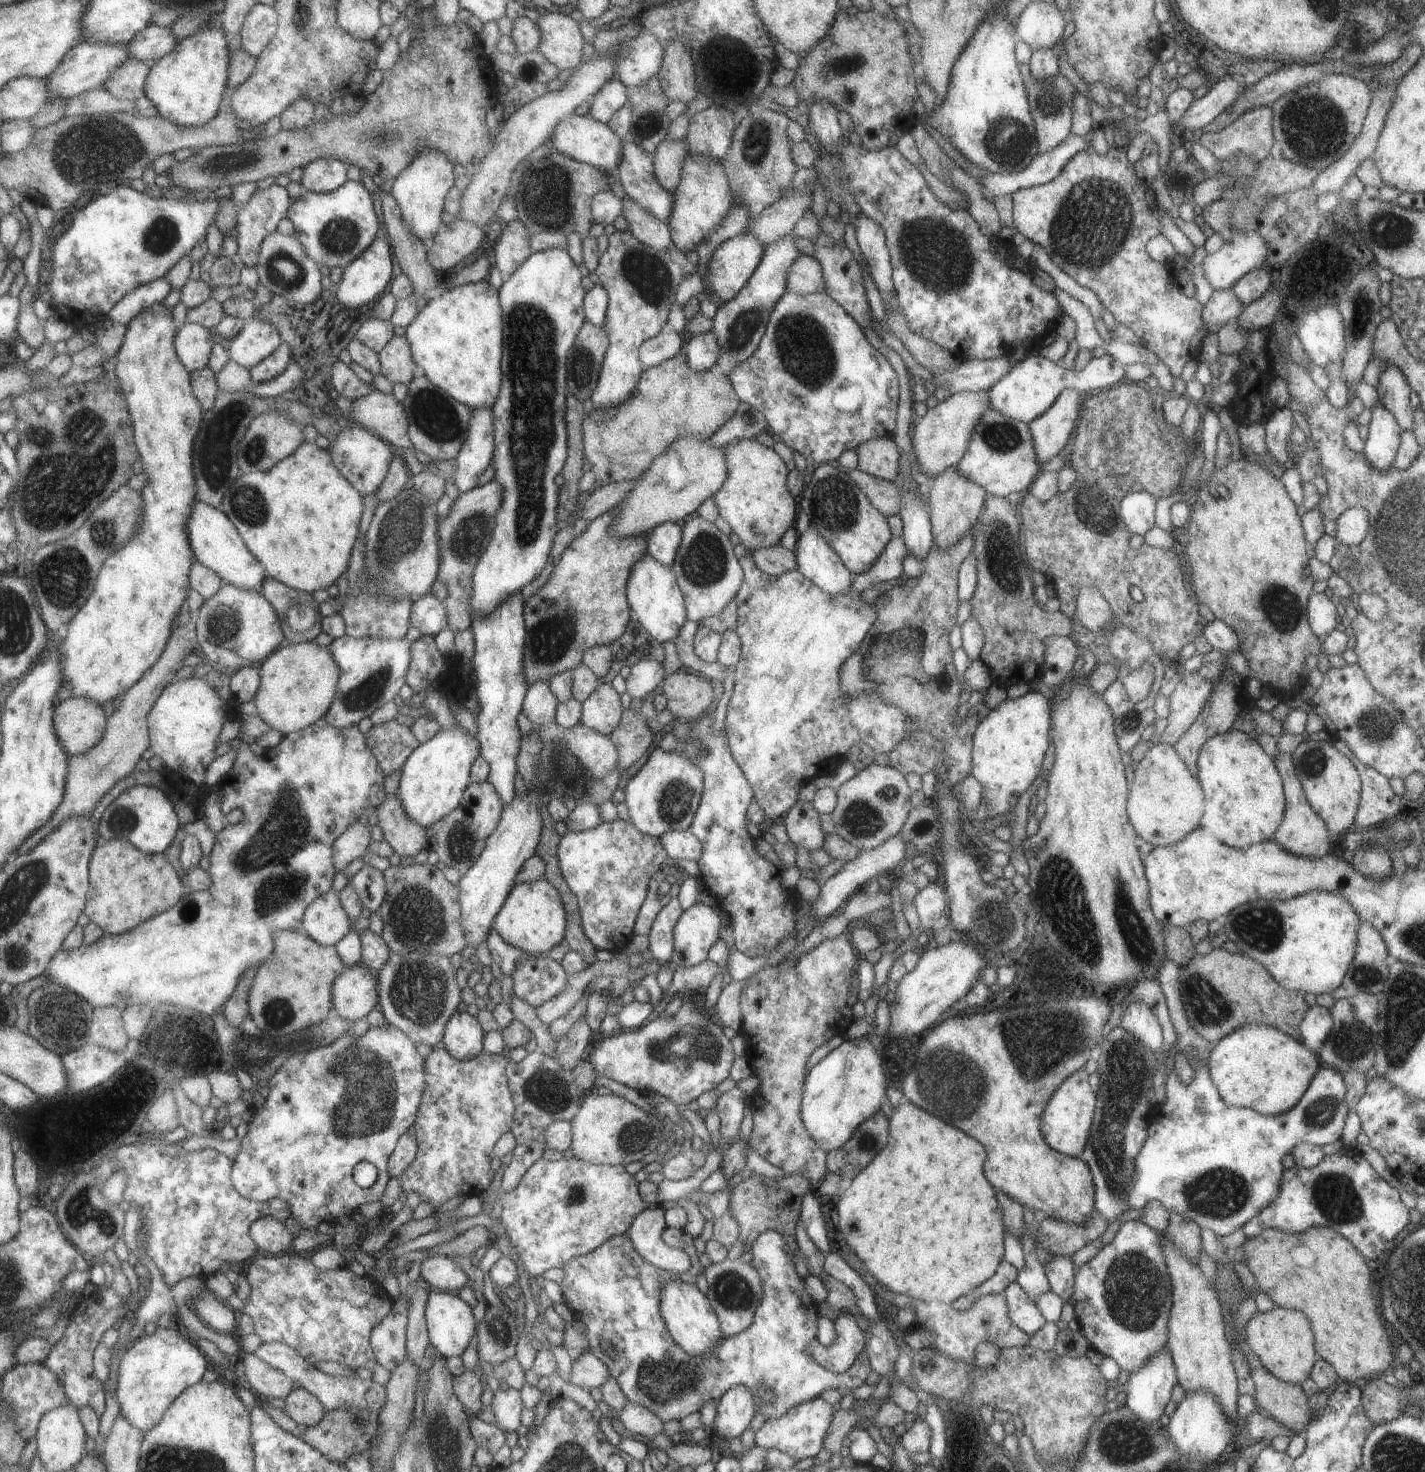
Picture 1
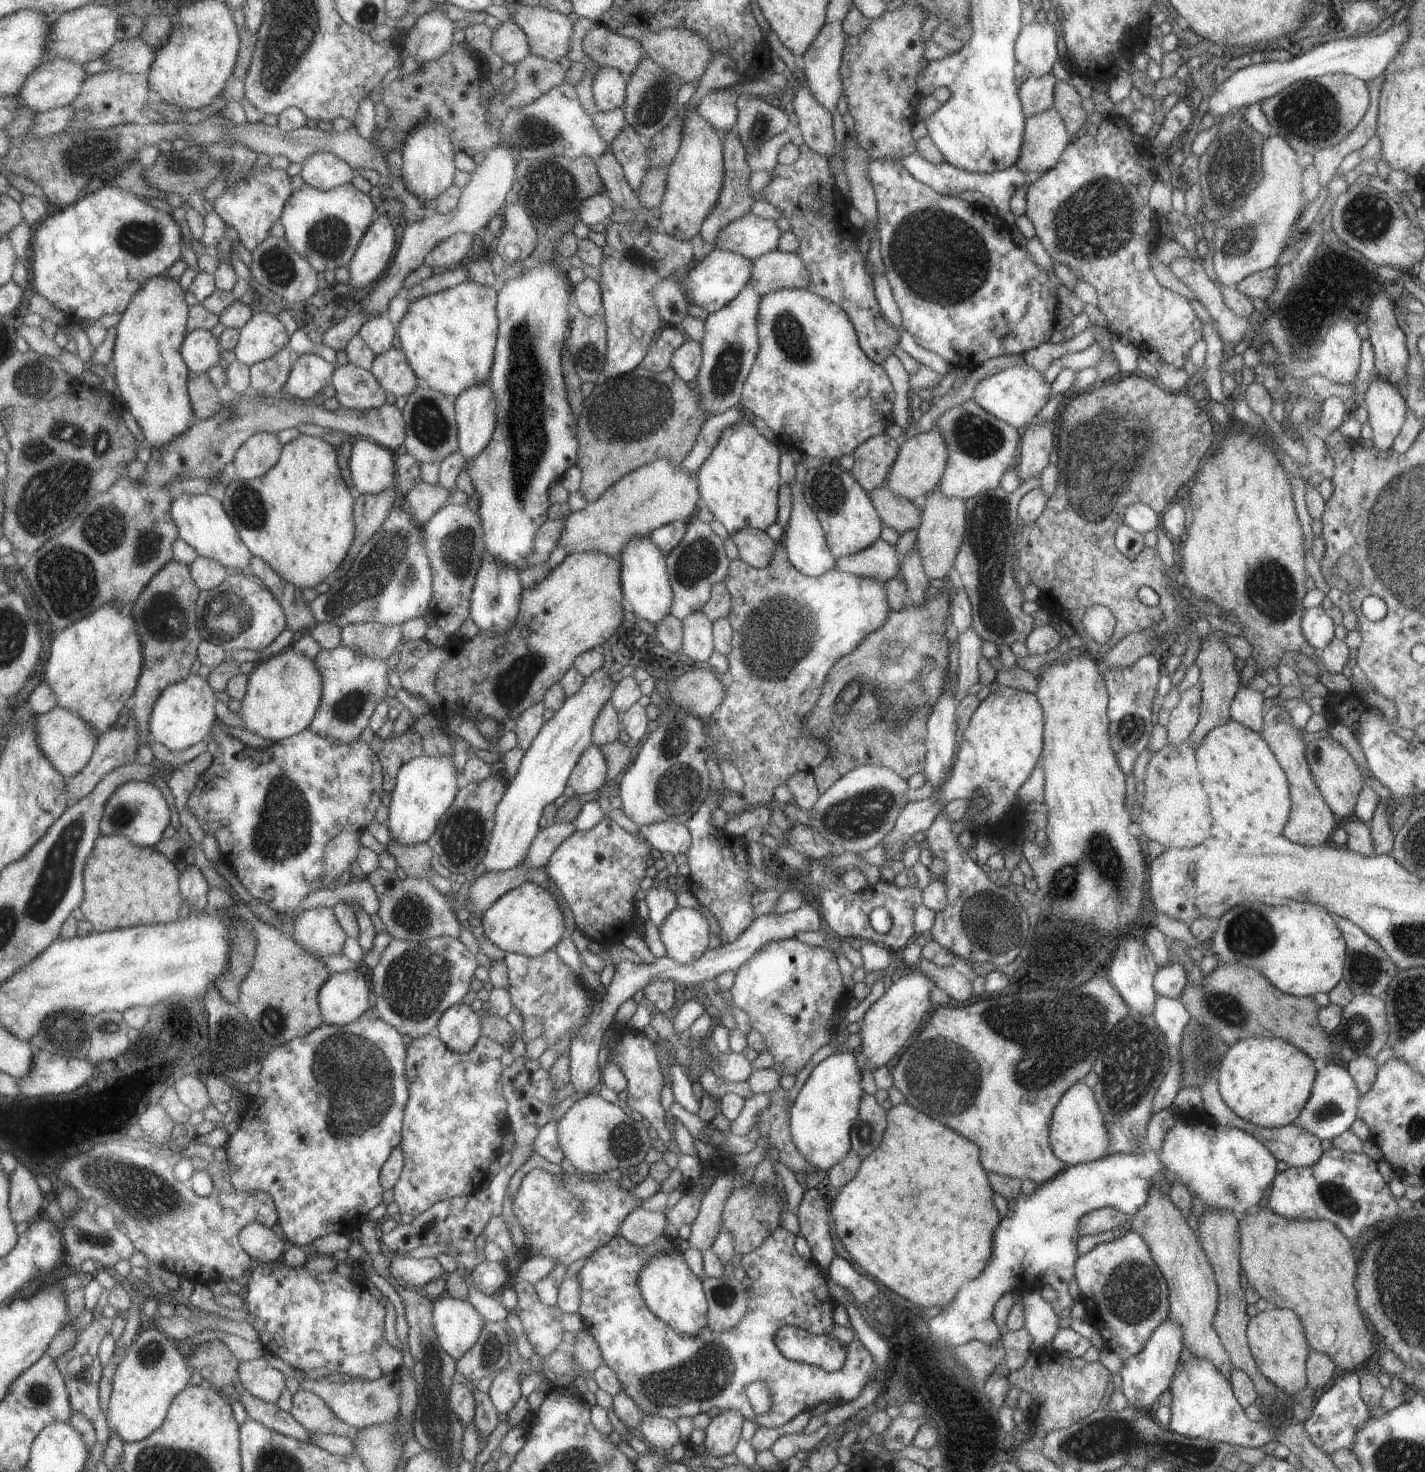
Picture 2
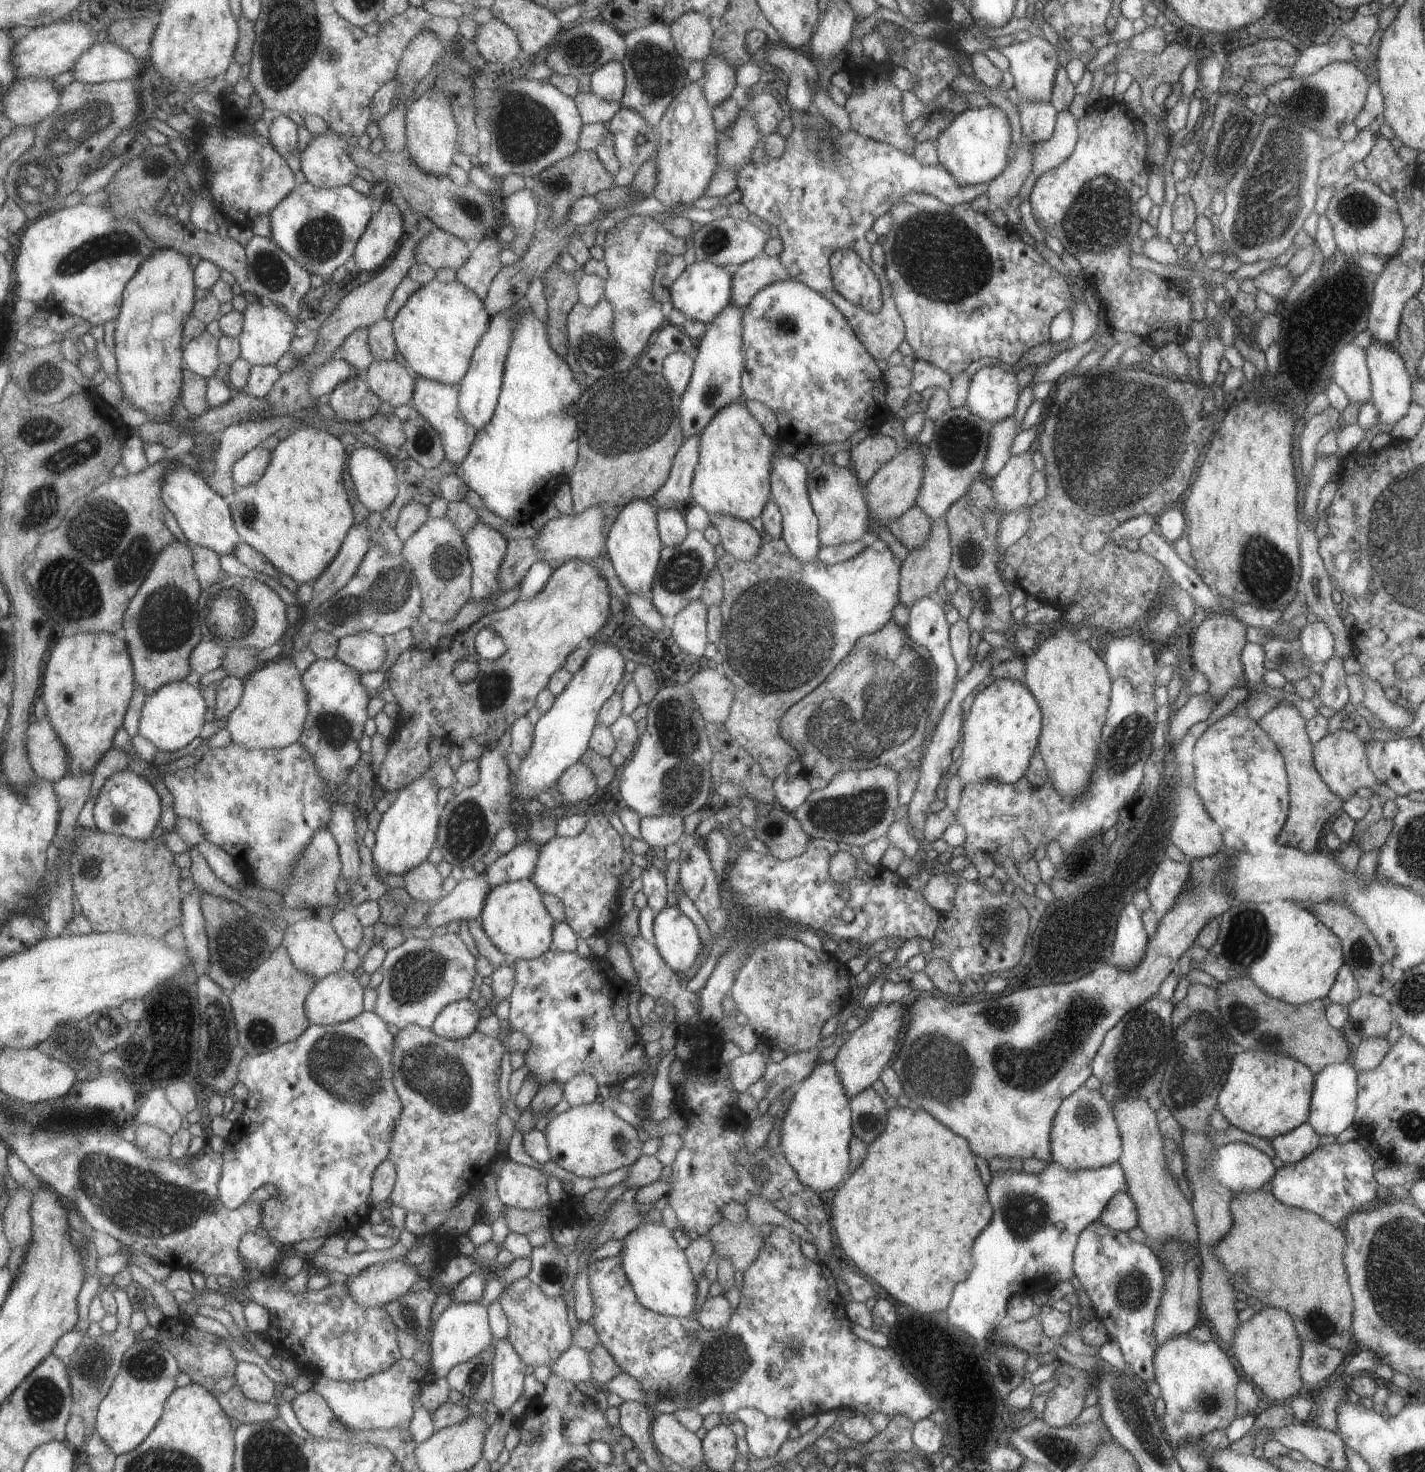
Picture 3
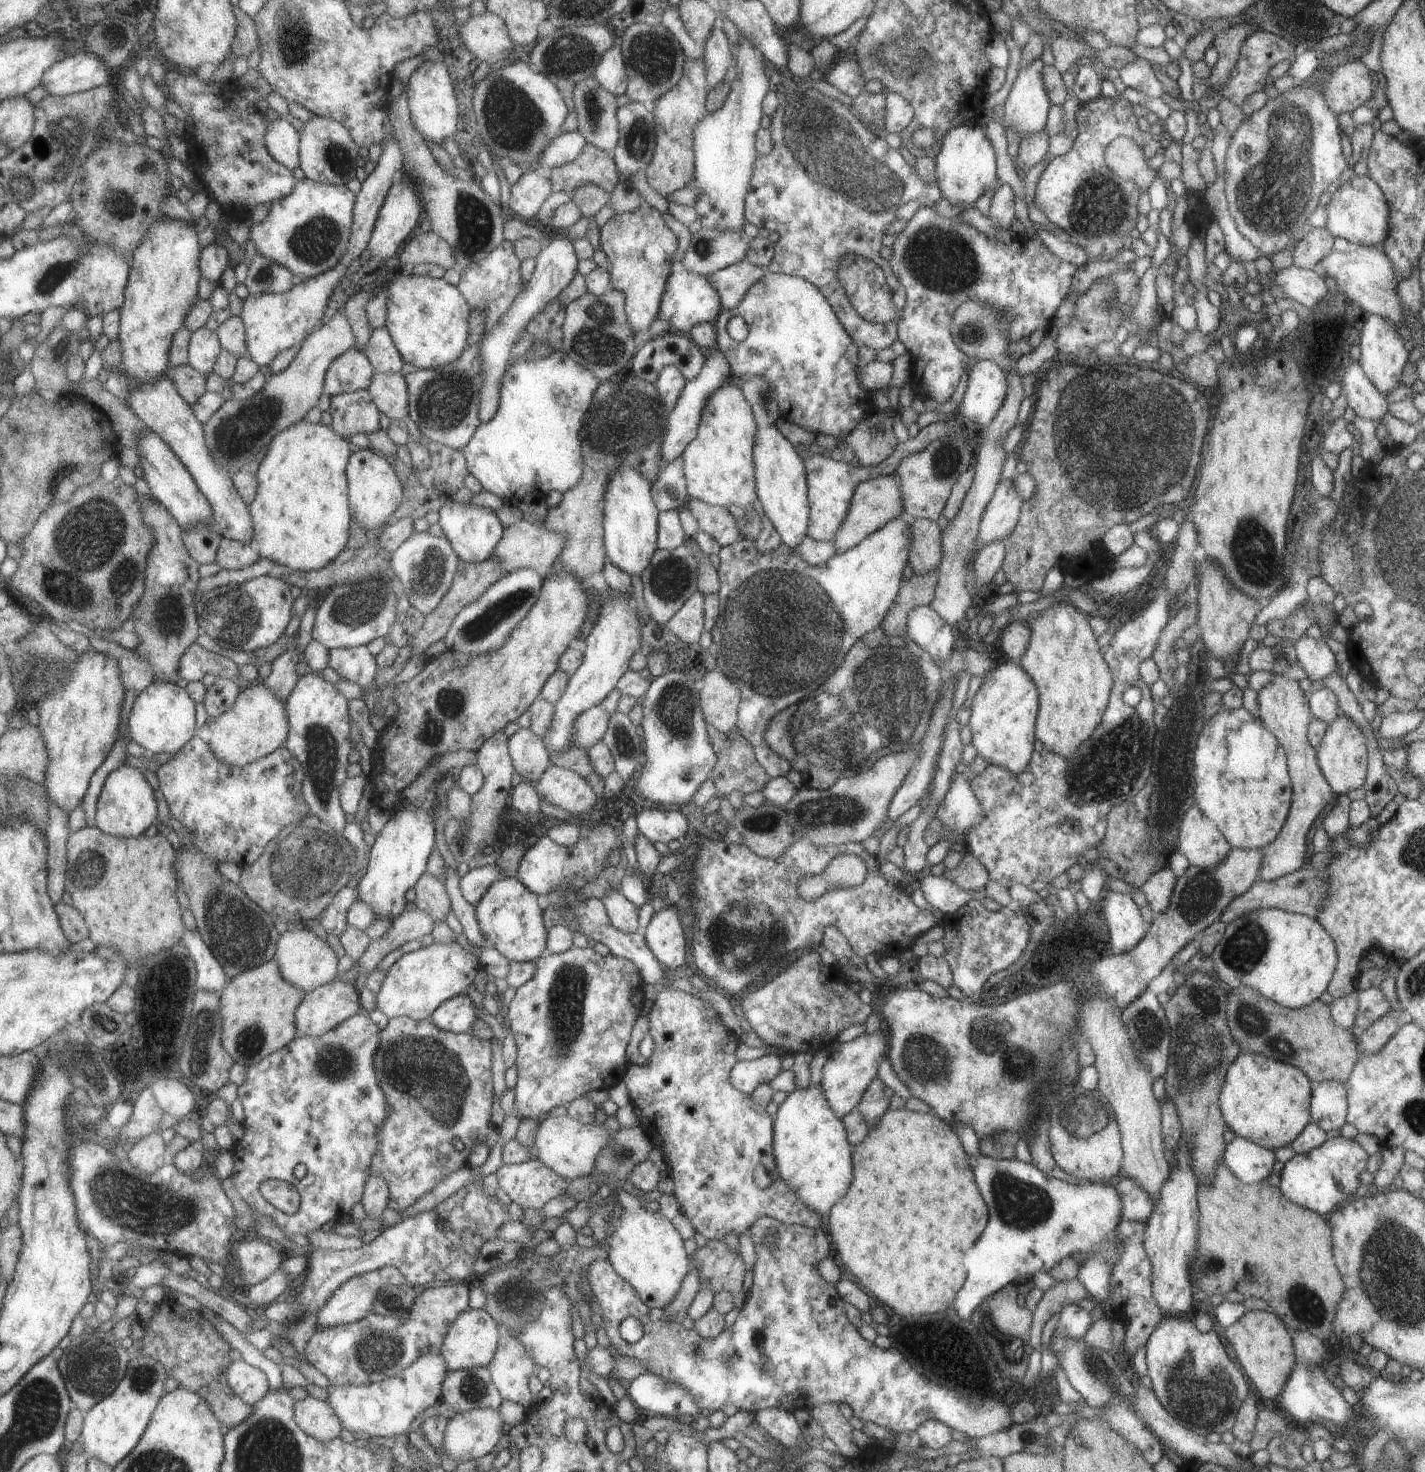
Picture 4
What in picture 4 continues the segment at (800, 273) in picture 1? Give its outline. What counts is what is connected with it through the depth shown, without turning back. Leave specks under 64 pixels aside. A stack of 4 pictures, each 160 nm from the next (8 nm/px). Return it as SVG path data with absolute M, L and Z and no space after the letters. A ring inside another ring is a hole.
M745 260L708 274L707 280L719 297L722 309L732 309L743 298L745 291L764 273L762 268Z

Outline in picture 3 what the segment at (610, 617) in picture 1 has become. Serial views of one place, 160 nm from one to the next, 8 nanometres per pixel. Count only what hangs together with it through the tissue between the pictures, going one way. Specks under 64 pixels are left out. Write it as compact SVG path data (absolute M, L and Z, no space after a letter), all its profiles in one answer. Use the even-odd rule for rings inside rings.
M570 559L555 569L547 583L533 598L517 600L503 610L491 612L482 616L476 626L455 636L455 642L449 650L429 648L419 650L417 643L409 650L400 653L396 663L386 674L390 690L397 698L400 706L399 717L396 720L396 736L388 748L384 761L378 771L378 783L387 793L395 793L411 784L413 780L421 779L431 771L432 759L429 754L431 738L444 741L449 745L460 747L467 738L474 739L483 748L488 743L497 741L507 728L511 728L517 718L524 717L536 705L537 694L546 688L549 678L565 664L565 658L576 650L577 644L583 639L590 639L593 634L607 622L611 593L603 577L599 576L597 568L591 562ZM489 627L498 634L505 643L505 652L497 660L482 660L477 654L477 635L482 628ZM461 658L471 658L479 664L479 676L467 684L457 682L453 668Z

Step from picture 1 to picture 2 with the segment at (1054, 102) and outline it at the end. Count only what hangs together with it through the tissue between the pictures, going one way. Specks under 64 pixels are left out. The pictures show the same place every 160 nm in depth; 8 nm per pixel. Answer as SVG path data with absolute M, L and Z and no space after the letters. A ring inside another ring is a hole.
M1055 106L1037 112L1026 119L1021 154L1015 166L1025 173L1041 175L1057 165L1061 152L1070 142L1071 138Z

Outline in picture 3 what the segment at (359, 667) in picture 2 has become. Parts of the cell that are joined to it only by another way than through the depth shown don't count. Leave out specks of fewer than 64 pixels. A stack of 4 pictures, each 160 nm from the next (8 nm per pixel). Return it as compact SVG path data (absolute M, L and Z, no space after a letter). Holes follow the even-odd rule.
M335 658L315 660L302 676L310 711L298 743L309 750L333 793L347 782L353 766L361 761L363 754L359 744L366 736L365 724L371 718L367 714L371 690L361 686L360 675L359 670Z

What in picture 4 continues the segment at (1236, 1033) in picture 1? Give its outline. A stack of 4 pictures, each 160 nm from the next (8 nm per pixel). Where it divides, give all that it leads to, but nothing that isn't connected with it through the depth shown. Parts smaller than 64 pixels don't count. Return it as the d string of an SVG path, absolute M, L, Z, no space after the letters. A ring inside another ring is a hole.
M1241 1053L1227 1067L1219 1091L1223 1120L1237 1137L1274 1151L1290 1145L1310 1120L1311 1081L1299 1068L1262 1054Z

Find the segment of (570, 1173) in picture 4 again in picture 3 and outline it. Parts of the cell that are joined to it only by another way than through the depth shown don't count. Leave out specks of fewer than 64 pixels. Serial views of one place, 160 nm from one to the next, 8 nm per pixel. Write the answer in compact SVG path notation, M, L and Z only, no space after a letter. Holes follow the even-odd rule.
M599 1099L591 1104L570 1107L551 1117L542 1132L547 1138L551 1161L576 1177L591 1179L622 1166L631 1166L642 1155L642 1133L623 1122Z

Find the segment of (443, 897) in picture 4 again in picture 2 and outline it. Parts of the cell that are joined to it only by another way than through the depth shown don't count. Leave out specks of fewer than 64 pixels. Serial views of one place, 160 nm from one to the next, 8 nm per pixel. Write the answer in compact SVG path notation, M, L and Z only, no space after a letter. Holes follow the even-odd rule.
M390 840L387 847L389 853L396 859L397 866L404 869L407 876L415 878L430 878L432 872L431 858L436 854L429 842L419 842L415 846L403 846L397 840Z

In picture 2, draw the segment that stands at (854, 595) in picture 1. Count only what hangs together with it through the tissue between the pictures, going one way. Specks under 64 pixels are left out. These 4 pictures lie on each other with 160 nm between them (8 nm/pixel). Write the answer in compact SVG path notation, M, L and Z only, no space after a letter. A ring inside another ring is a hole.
M776 541L769 566L755 569L741 558L730 560L724 584L731 596L731 608L726 618L733 630L731 650L726 656L731 684L711 719L733 750L735 760L731 764L743 780L740 796L746 806L771 804L776 787L785 784L785 780L797 772L810 771L813 762L819 763L828 754L829 748L821 738L813 738L803 730L801 718L813 704L817 704L831 666L841 656L856 650L867 634L885 623L890 610L885 598L885 583L873 578L859 578L836 567L821 576L805 576L793 569L786 558L784 544Z

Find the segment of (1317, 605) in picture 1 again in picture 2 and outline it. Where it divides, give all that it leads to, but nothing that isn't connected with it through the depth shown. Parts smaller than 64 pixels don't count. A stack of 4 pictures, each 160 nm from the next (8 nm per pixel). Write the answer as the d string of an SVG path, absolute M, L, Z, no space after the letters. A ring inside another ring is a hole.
M1321 606L1304 610L1301 620L1301 634L1309 646L1318 653L1331 642L1334 632L1333 621Z

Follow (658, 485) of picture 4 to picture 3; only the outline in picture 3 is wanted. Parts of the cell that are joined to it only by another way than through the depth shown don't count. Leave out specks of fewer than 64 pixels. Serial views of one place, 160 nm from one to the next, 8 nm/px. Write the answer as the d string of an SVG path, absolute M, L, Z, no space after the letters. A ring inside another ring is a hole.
M689 436L677 450L665 484L651 497L659 504L663 502L688 504L691 499L691 479L697 460L699 460L699 436Z

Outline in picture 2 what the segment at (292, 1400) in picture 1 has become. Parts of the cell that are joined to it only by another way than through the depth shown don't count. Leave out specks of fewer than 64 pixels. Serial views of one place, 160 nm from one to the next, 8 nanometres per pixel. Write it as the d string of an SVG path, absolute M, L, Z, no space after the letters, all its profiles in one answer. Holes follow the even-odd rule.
M299 1389L294 1394L294 1406L290 1414L312 1433L338 1435L352 1442L357 1440L359 1429L339 1420L321 1396Z

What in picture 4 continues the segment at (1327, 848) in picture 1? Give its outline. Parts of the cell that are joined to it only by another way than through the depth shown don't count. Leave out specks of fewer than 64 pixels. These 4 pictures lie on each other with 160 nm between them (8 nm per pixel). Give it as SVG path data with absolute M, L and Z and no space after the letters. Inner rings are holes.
M1273 674L1273 677L1256 692L1258 717L1267 730L1280 742L1286 754L1286 767L1292 784L1292 801L1279 834L1272 843L1262 848L1262 859L1259 865L1259 881L1272 881L1285 876L1304 866L1303 856L1307 848L1307 830L1311 828L1317 814L1334 802L1335 794L1329 783L1321 774L1316 759L1316 750L1309 744L1306 737L1309 721L1312 719L1303 691L1297 681Z

